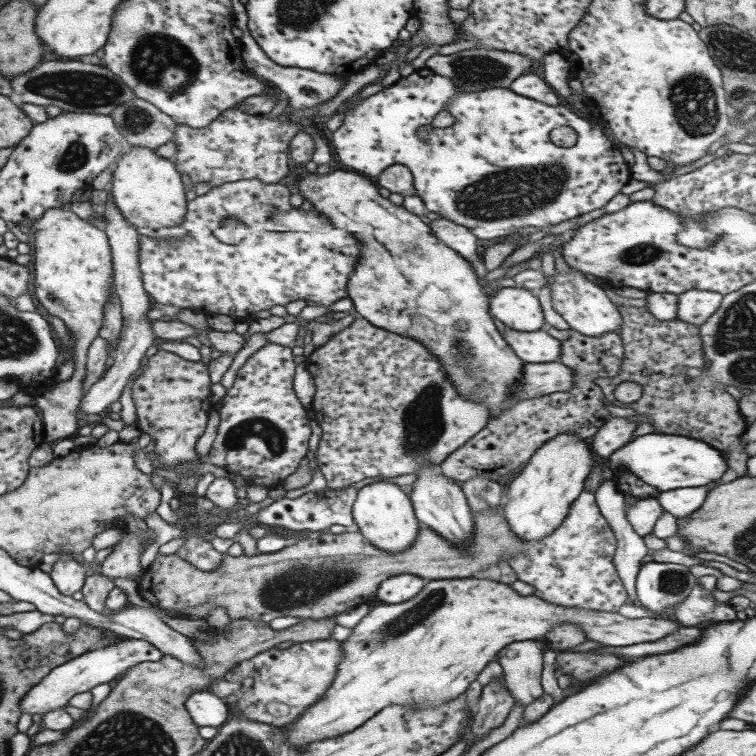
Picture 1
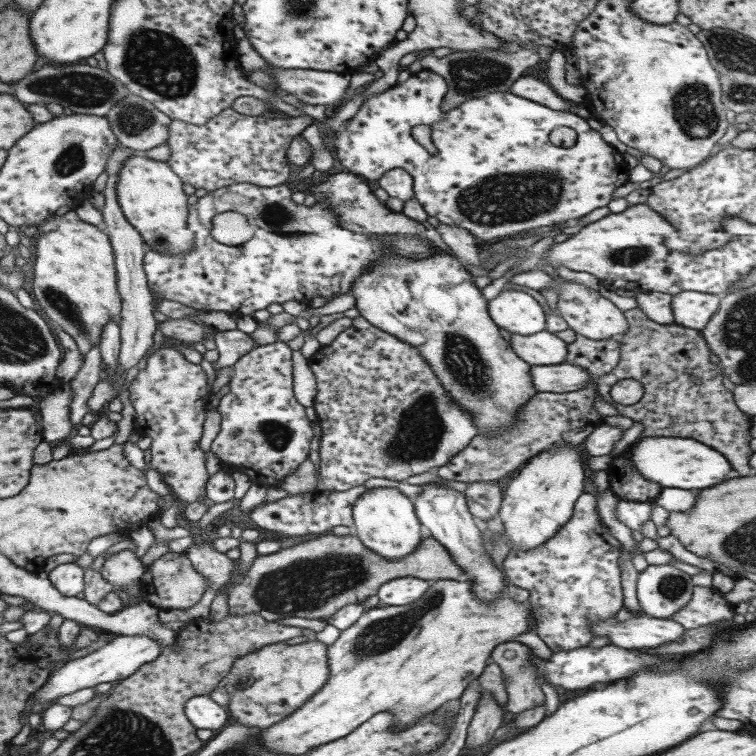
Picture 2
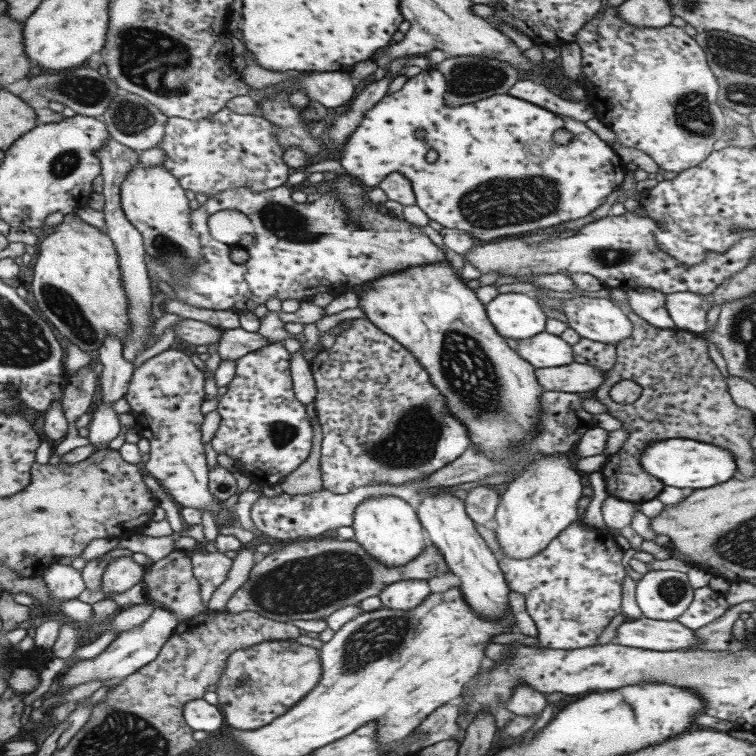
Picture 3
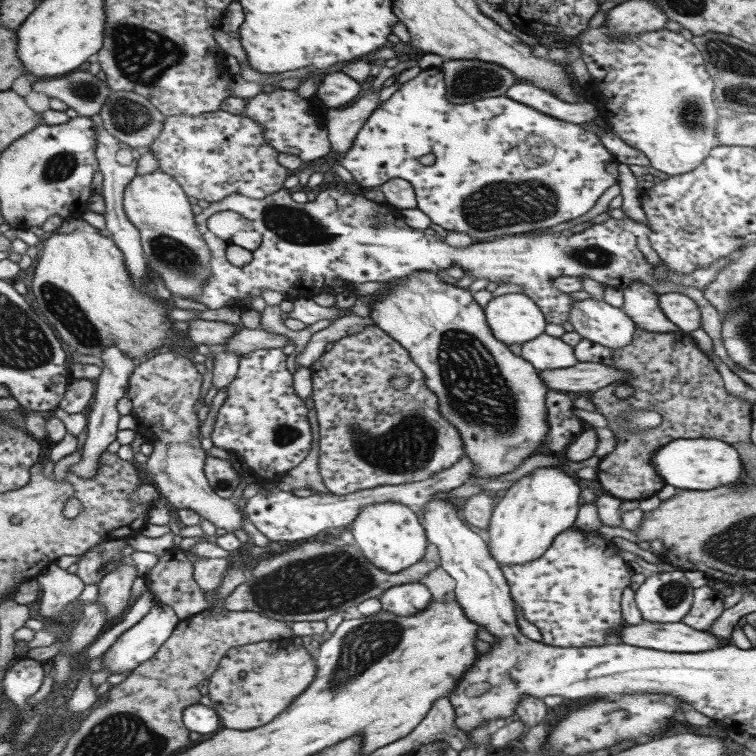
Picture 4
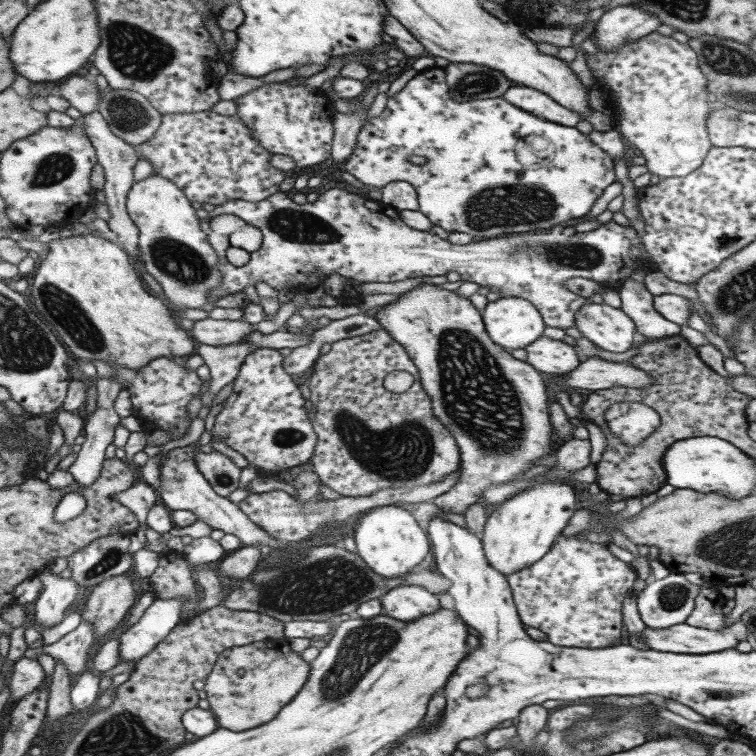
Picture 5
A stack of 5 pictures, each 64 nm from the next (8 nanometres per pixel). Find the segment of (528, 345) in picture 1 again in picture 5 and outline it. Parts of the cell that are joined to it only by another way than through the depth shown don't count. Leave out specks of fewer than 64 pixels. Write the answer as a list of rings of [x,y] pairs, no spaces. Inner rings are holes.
[[[540,336],[524,350],[526,362],[541,374],[560,375],[580,363],[573,347],[545,336]]]

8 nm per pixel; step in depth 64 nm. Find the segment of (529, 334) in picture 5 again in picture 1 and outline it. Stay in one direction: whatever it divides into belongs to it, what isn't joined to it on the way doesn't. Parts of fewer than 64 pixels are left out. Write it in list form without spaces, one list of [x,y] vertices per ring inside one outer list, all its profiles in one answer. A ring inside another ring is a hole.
[[[503,287],[489,298],[489,314],[513,330],[536,331],[545,324],[542,299],[541,295],[521,287]]]

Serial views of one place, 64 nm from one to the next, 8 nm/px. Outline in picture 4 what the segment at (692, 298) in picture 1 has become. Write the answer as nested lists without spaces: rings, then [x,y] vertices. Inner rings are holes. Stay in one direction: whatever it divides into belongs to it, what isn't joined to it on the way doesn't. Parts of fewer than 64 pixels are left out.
[[[677,292],[658,295],[658,305],[663,314],[682,332],[699,330],[699,308],[691,298]]]

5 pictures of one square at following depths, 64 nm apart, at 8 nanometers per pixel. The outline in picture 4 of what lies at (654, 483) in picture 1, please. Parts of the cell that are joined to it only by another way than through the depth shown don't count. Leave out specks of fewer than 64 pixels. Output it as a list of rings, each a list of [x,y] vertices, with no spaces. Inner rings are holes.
[[[713,438],[671,440],[670,443],[655,449],[650,464],[664,484],[691,491],[711,490],[723,484],[744,485],[741,478],[743,475],[747,476],[737,451],[722,440]]]

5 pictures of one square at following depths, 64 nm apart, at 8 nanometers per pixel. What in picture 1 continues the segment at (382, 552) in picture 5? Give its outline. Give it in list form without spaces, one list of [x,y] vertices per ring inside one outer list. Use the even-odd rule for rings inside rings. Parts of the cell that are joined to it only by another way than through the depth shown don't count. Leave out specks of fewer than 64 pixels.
[[[373,482],[356,490],[352,502],[352,528],[358,530],[365,541],[385,552],[404,551],[415,540],[420,528],[409,497],[402,488],[391,482]]]

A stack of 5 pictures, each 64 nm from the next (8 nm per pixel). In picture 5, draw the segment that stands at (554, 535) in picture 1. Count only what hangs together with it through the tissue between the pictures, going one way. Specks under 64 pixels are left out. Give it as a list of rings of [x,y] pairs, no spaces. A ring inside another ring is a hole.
[[[559,535],[539,560],[508,574],[506,581],[516,613],[525,626],[537,628],[546,636],[546,641],[555,646],[594,649],[623,640],[622,600],[625,593],[632,593],[631,585],[636,578],[633,568],[613,556],[605,545]]]

